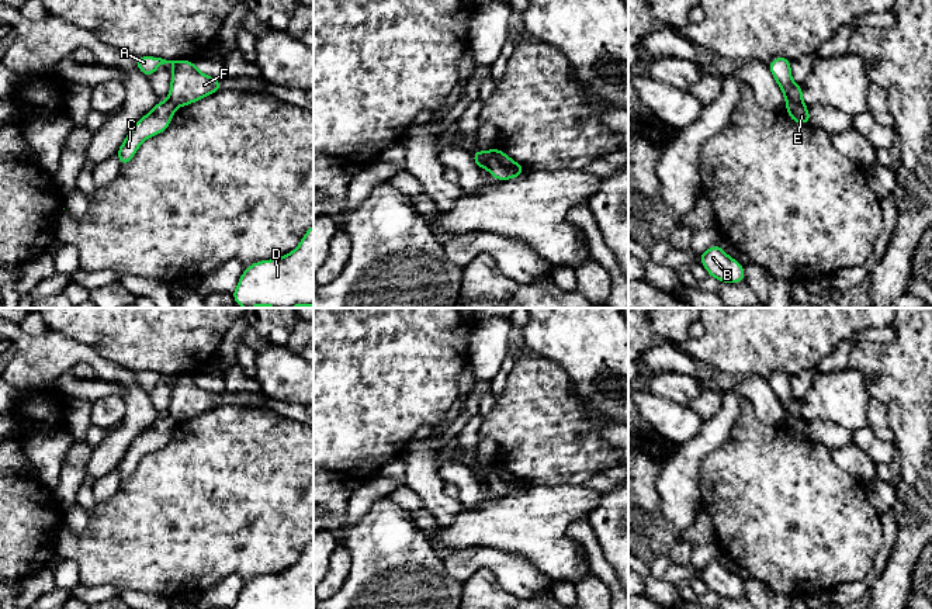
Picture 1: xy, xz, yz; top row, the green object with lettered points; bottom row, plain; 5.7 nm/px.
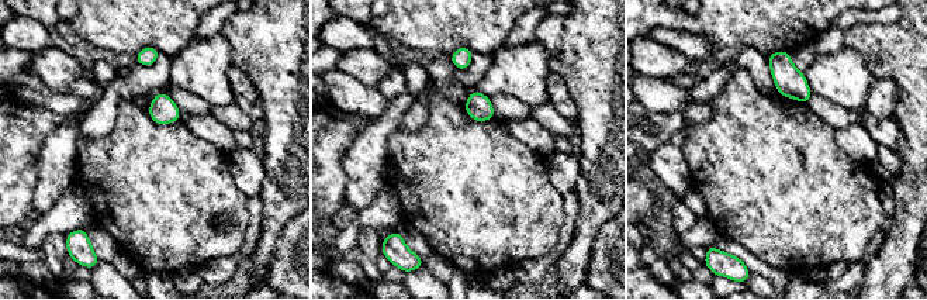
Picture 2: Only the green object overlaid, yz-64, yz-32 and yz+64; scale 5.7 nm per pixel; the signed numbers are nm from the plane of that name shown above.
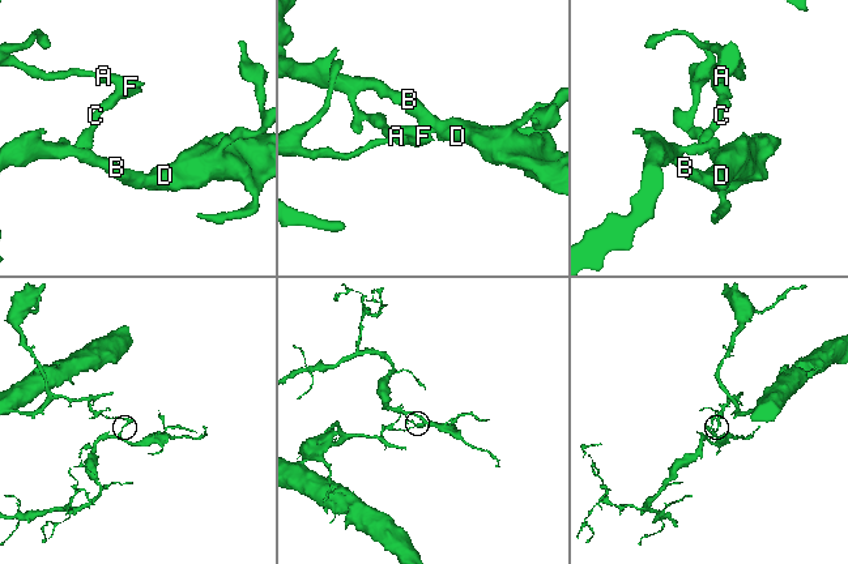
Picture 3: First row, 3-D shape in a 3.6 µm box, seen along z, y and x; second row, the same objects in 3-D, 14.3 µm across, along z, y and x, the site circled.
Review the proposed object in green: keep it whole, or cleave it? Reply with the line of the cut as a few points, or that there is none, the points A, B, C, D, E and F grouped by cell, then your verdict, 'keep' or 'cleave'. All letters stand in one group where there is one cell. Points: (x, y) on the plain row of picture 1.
cut in yz along (803, 418), (786, 419); A F / B C D E; cleave

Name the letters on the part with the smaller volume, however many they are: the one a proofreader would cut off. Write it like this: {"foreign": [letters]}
{"foreign": ["B", "C", "D", "E"]}

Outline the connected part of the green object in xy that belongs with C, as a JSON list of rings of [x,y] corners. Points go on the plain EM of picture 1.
[[[169,414],[159,416],[145,432],[132,440],[122,460],[117,464],[121,482],[125,482],[132,475],[145,454],[159,450],[169,443],[176,423]]]

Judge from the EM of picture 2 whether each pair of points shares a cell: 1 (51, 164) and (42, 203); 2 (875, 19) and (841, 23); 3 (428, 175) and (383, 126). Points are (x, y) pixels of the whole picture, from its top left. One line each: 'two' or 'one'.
1: one
2: one
3: two

